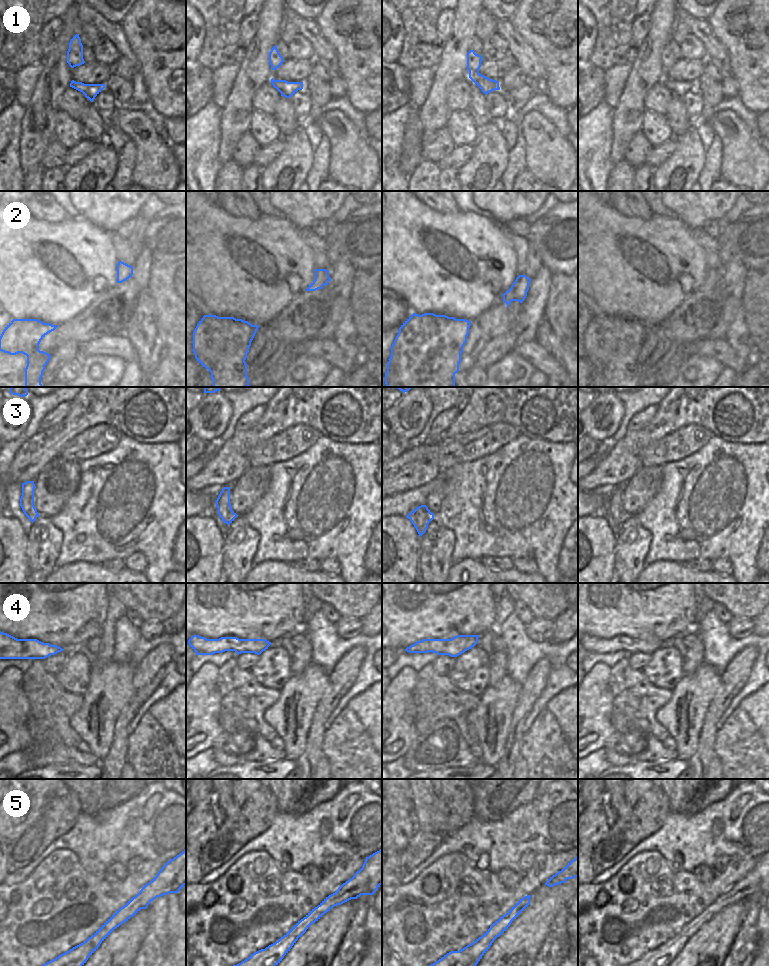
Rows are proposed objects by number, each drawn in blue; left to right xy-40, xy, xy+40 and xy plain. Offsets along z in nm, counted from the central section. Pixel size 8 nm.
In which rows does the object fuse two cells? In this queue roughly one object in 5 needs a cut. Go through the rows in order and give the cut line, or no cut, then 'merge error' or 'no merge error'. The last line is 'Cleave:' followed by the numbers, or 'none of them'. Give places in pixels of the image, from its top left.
1: no cut; no merge error
2: no cut; no merge error
3: no cut; no merge error
4: no cut; no merge error
5: no cut; no merge error
Cleave: none of them

